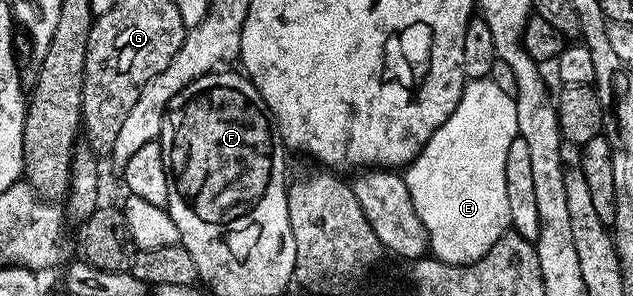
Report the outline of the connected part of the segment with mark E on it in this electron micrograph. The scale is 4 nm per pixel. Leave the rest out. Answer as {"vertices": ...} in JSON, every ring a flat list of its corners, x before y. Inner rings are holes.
{"vertices":[[489,78,471,80,463,87,462,97,454,113,430,135,428,142,418,151,417,158,405,165,404,179,408,186,408,194,412,194,412,206,416,208,416,214,430,239,429,251,433,259,443,260,449,264,475,264,477,260,484,258,484,254,488,254,488,250,492,250,492,246,496,246,496,242,508,231,510,211,508,210,508,186,504,182,504,161,508,158,508,146,512,146,512,142,517,139,519,139,519,134,514,97,504,94,504,91,500,90,500,87]]}

